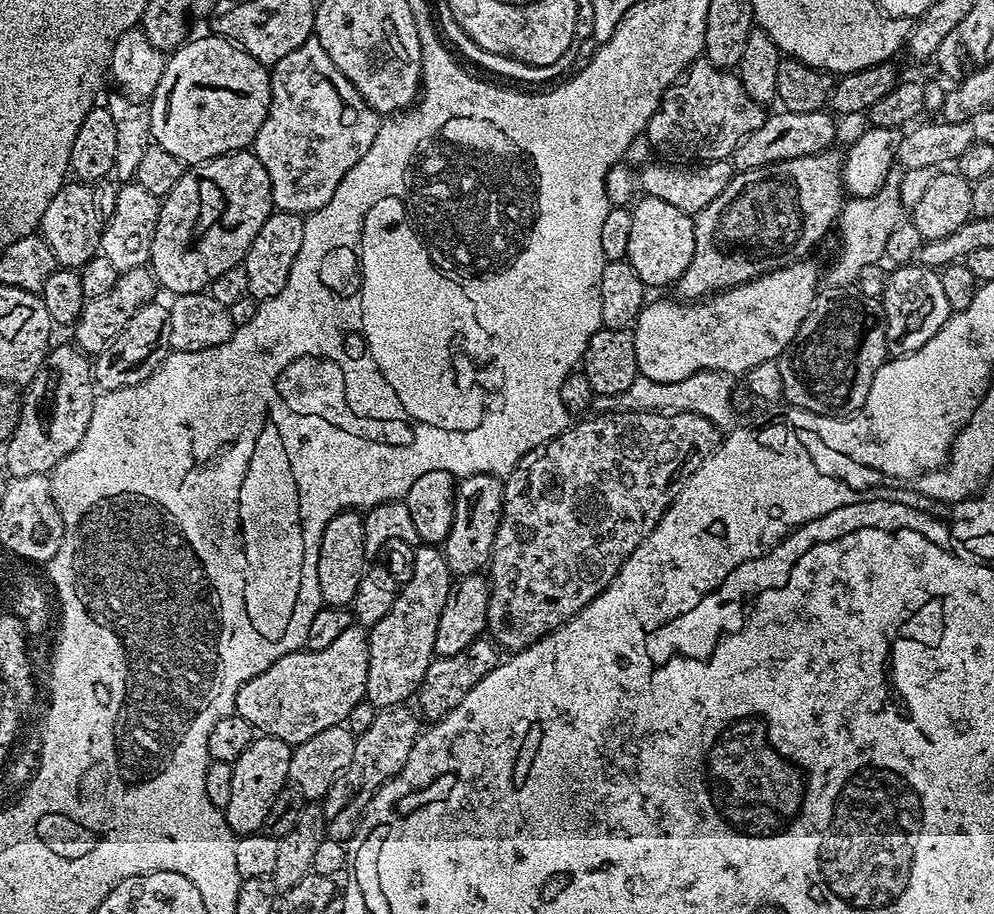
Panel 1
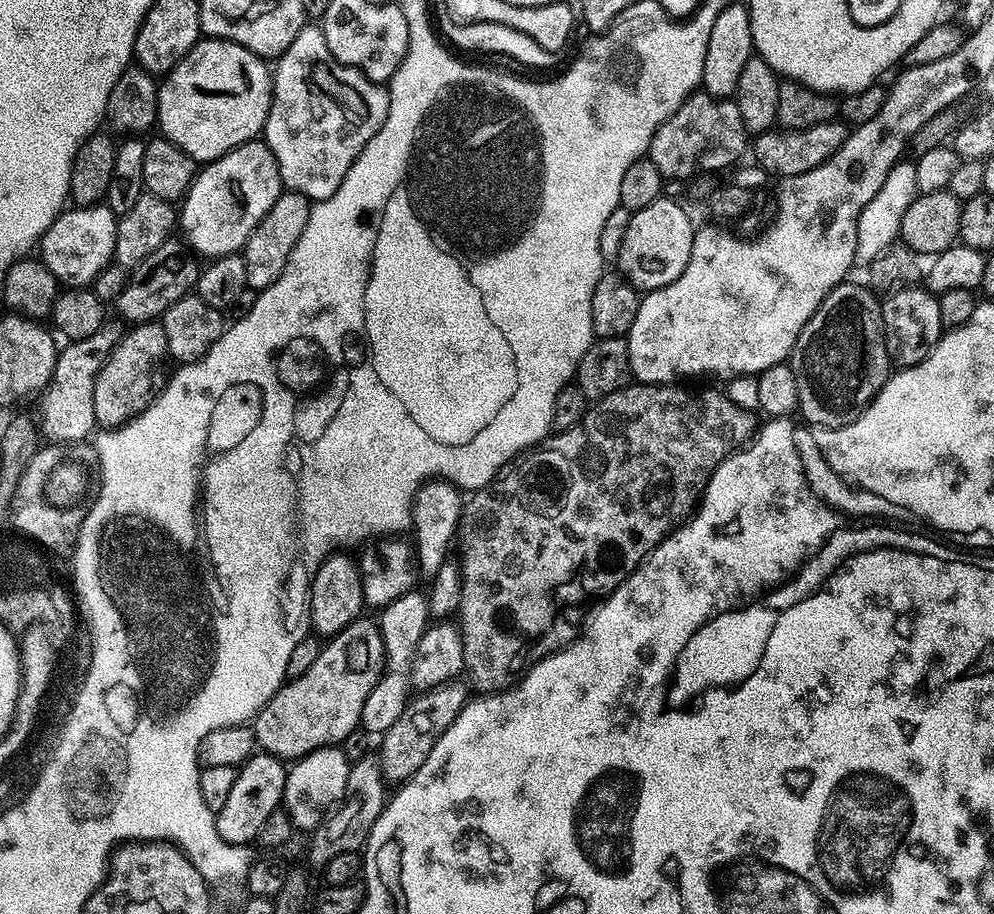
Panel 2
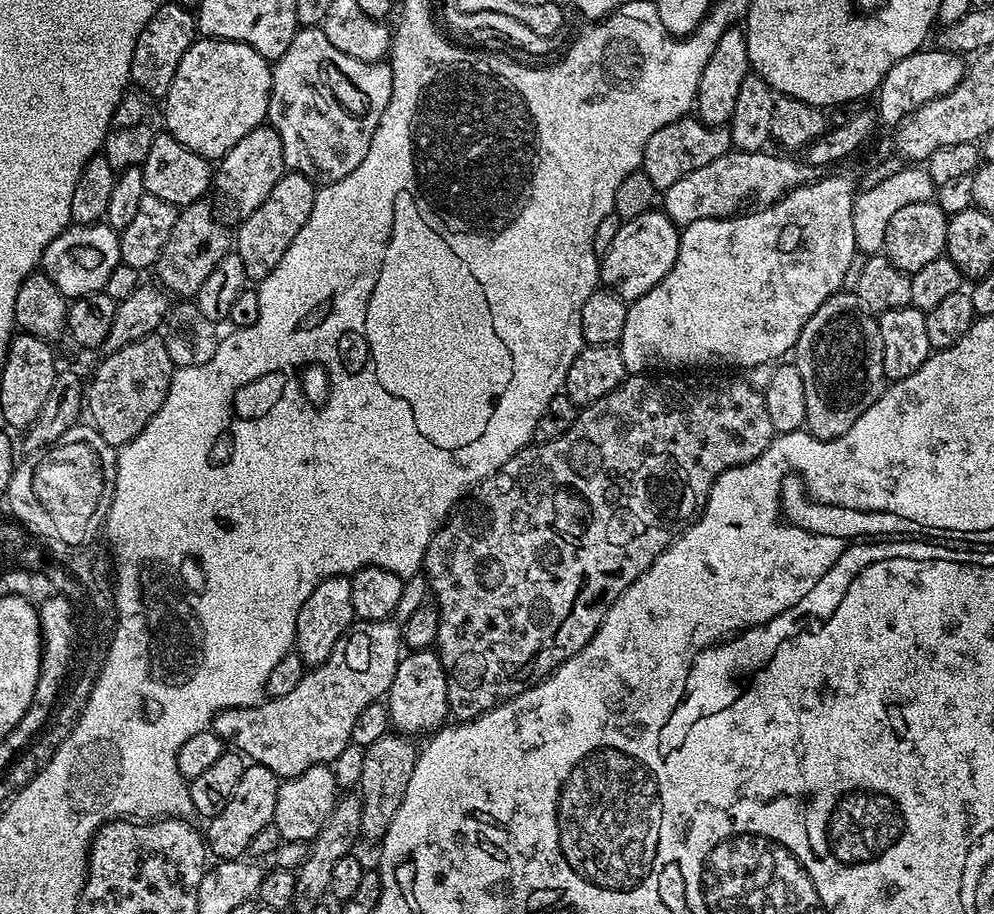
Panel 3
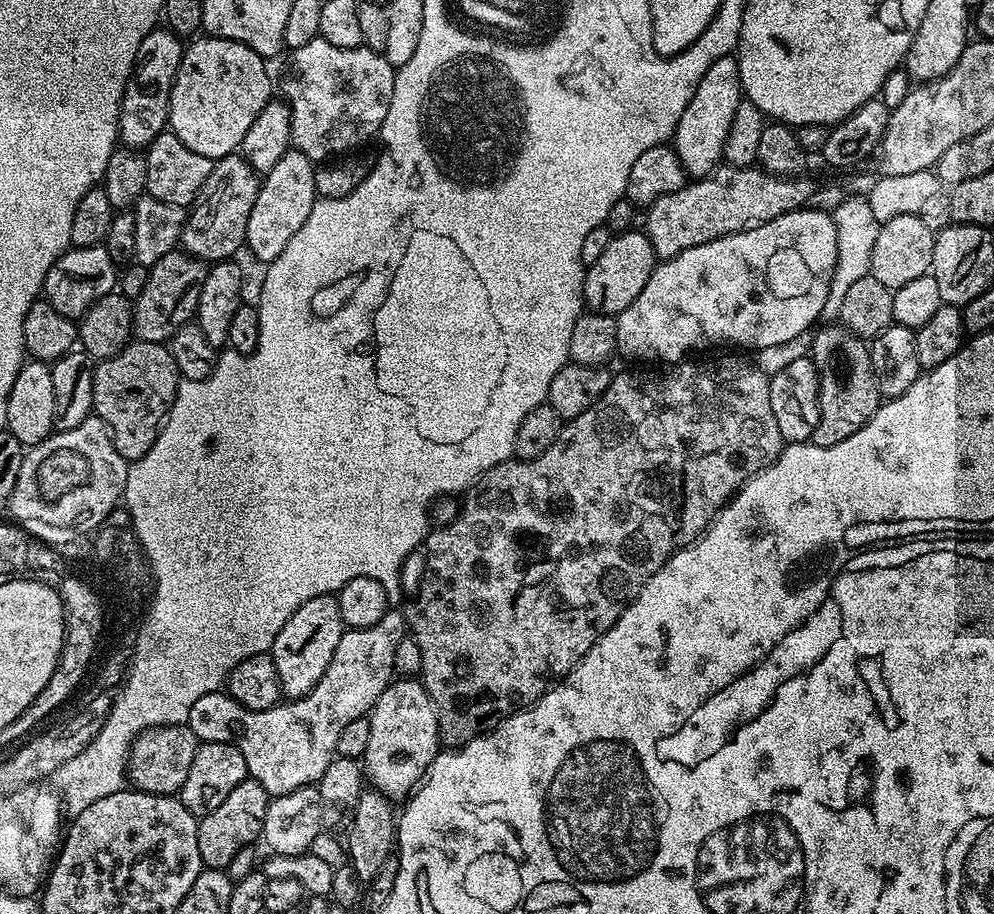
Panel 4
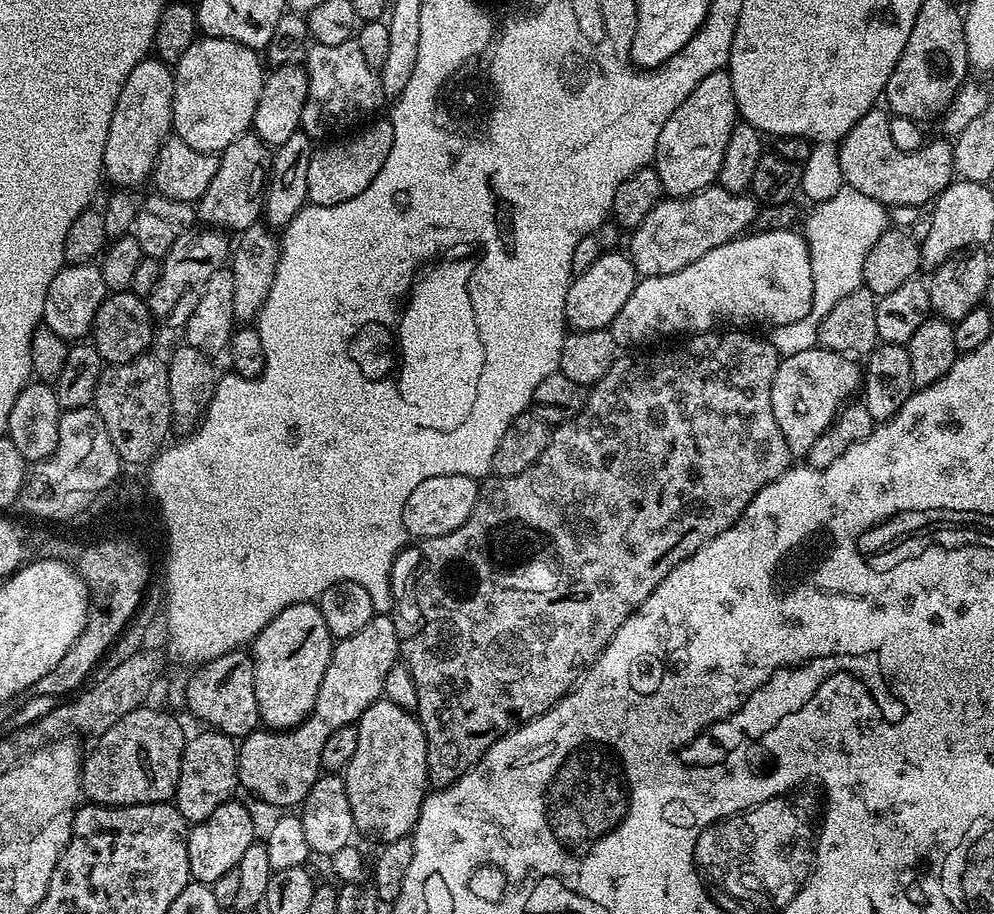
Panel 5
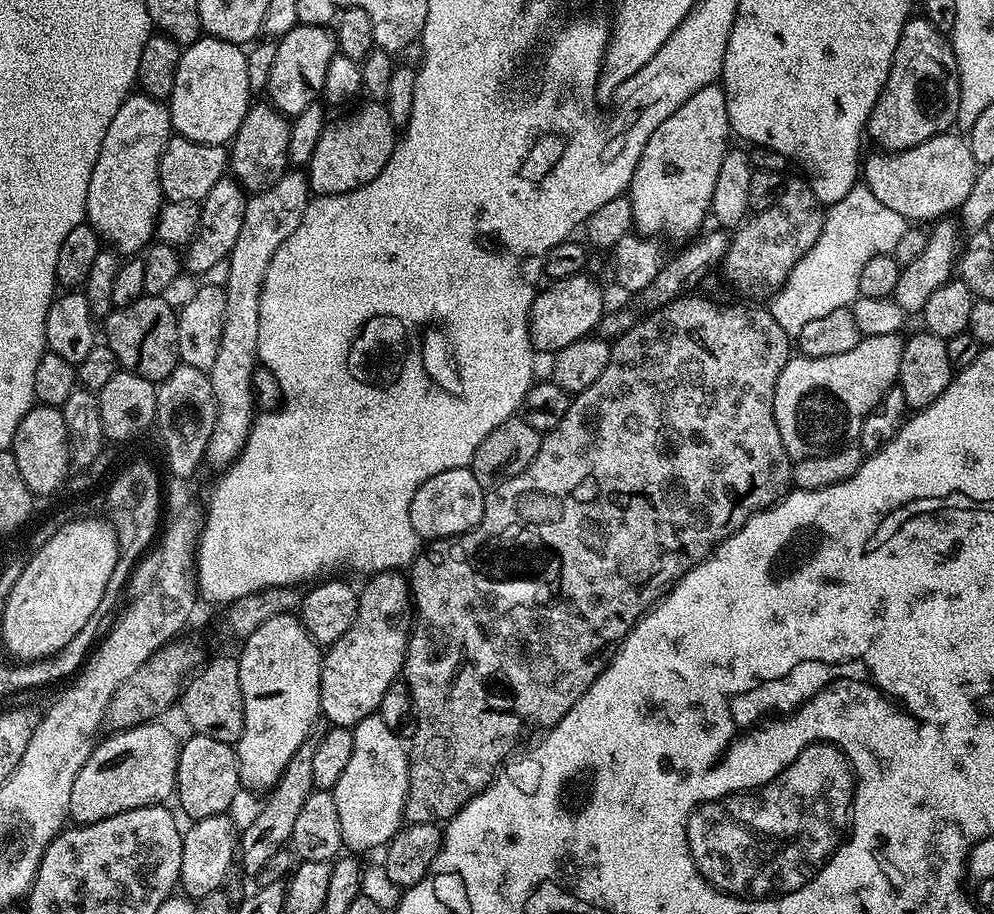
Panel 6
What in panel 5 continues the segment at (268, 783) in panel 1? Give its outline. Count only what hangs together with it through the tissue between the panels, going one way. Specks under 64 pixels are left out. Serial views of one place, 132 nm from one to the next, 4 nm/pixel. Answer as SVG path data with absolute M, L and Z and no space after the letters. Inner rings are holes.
M239 799L228 800L210 818L191 825L188 829L188 861L190 862L190 877L197 884L215 884L222 874L236 871L242 854L257 839L256 824L248 813L244 804L239 804Z

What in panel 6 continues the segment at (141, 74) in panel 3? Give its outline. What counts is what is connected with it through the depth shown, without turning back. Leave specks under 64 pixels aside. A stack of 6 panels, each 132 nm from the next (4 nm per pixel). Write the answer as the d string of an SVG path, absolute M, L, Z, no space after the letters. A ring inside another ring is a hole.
M130 94L122 102L118 114L110 122L110 130L106 130L106 138L102 138L102 150L98 150L98 162L94 162L94 174L90 174L90 190L86 194L86 220L92 225L92 229L99 234L101 241L107 242L115 248L117 253L125 257L132 258L137 254L143 253L145 249L153 243L156 235L156 219L162 207L162 193L160 190L160 159L164 153L164 148L174 135L172 127L172 113L169 112L167 103L163 100L155 100L153 96L143 94Z

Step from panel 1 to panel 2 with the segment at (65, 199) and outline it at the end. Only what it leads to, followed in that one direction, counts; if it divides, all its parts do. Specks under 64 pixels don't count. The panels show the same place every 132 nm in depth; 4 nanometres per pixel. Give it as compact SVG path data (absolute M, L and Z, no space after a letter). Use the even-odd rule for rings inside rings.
M107 203L90 204L87 206L72 206L61 212L60 217L54 221L46 230L46 234L40 239L38 245L39 259L43 260L56 275L57 281L61 285L69 288L83 288L91 285L96 279L96 275L113 263L116 254L116 222L118 217L110 211Z

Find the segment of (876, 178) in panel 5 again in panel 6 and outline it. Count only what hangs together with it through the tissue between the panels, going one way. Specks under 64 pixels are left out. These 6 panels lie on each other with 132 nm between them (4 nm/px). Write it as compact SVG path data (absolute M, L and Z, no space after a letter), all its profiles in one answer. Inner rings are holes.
M955 131L941 132L910 150L885 152L880 156L880 188L878 195L882 206L898 210L910 222L929 220L935 222L941 218L959 213L960 208L970 195L970 186L974 186L978 165L970 146L963 135L955 136Z

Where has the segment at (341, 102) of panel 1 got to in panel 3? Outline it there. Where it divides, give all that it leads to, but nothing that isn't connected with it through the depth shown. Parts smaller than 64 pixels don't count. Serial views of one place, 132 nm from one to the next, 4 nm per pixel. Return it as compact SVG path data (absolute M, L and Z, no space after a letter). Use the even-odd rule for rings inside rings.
M317 26L300 28L296 37L290 42L290 46L286 46L286 54L282 54L282 58L271 65L271 70L272 89L268 99L266 120L274 130L278 130L278 138L282 138L285 169L300 172L303 176L311 176L316 182L331 182L346 178L346 174L350 174L350 170L354 170L354 166L358 166L358 162L362 162L362 158L366 158L366 154L370 150L370 142L380 125L382 114L386 114L386 106L390 102L390 94L392 93L391 63L377 62L371 64L370 62L362 62L358 58L350 58L350 54L342 54L342 50L338 50L338 46L334 46L334 42L330 42L330 38L326 38L323 27Z

